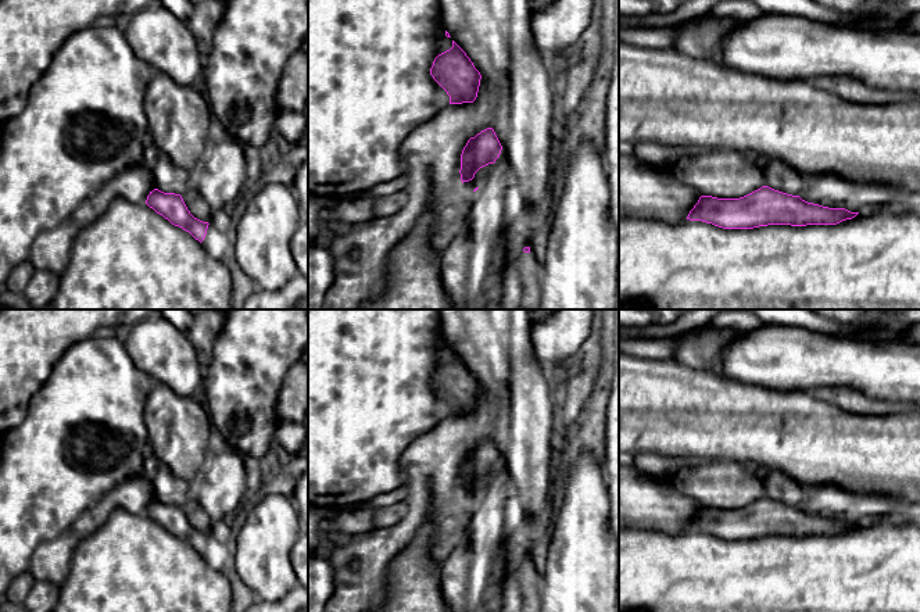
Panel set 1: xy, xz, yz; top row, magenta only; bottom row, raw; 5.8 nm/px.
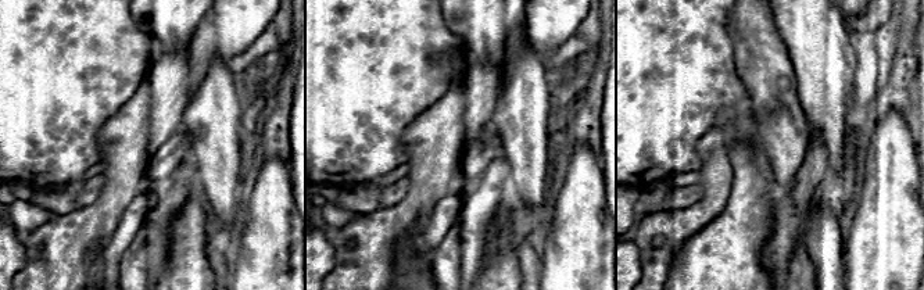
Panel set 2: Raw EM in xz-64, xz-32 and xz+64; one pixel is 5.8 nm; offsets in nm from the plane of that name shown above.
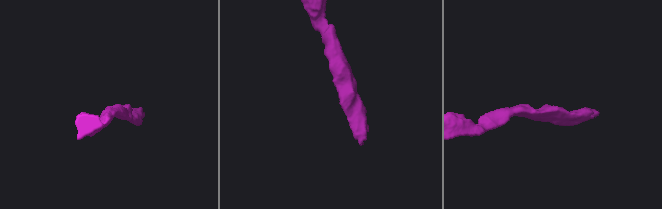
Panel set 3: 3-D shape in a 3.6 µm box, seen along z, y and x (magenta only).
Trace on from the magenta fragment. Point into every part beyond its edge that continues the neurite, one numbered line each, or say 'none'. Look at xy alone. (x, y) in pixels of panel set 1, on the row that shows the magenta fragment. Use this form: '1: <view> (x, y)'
none

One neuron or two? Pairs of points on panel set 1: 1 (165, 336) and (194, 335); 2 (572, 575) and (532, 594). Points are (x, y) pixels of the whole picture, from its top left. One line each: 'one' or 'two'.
1: two
2: two

